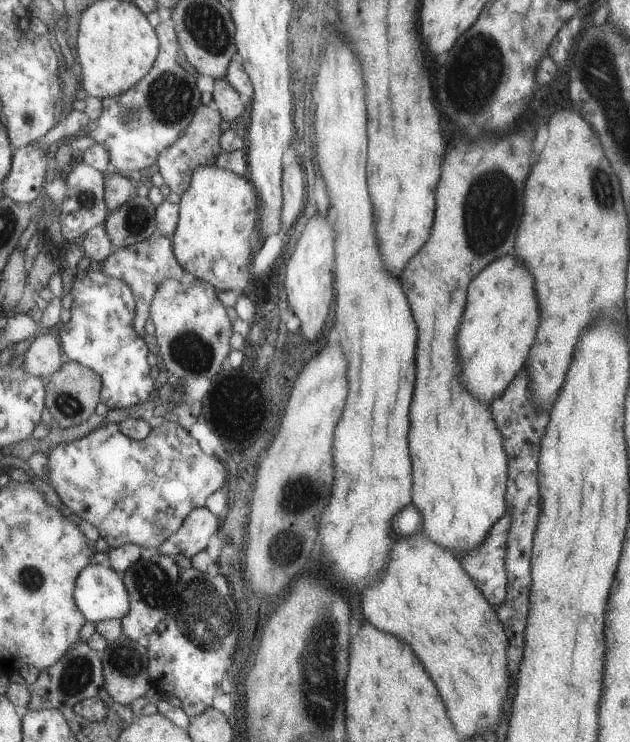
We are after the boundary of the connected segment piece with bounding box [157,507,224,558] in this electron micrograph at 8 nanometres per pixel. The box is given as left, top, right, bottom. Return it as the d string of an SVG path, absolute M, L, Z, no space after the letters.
M208 507L192 508L188 516L182 520L180 528L170 534L157 548L157 552L169 557L186 556L191 558L208 546L212 534L221 530L221 518L212 514Z

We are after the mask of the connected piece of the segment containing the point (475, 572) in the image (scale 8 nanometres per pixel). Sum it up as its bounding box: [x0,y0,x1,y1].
[462,513,512,607]

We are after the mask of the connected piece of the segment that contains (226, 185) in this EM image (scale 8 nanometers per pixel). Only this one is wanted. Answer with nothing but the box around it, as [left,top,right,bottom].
[171,166,258,290]

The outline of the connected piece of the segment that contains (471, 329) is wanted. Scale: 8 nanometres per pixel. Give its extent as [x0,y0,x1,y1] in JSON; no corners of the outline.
[456,256,538,402]

